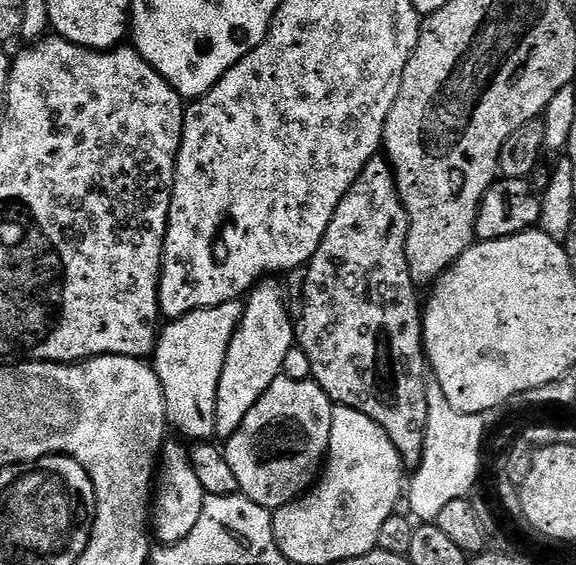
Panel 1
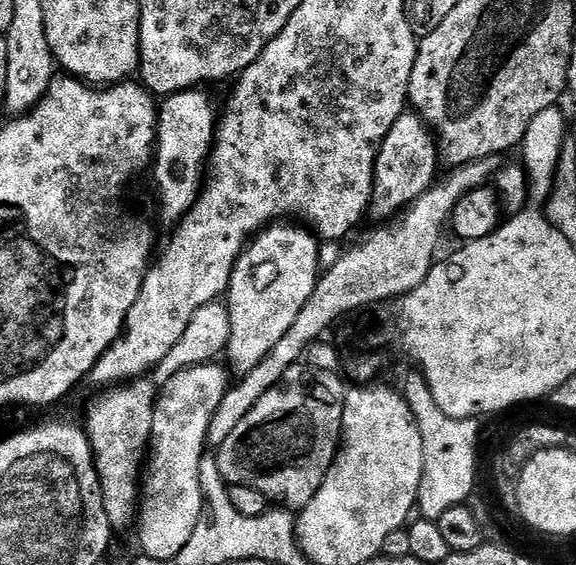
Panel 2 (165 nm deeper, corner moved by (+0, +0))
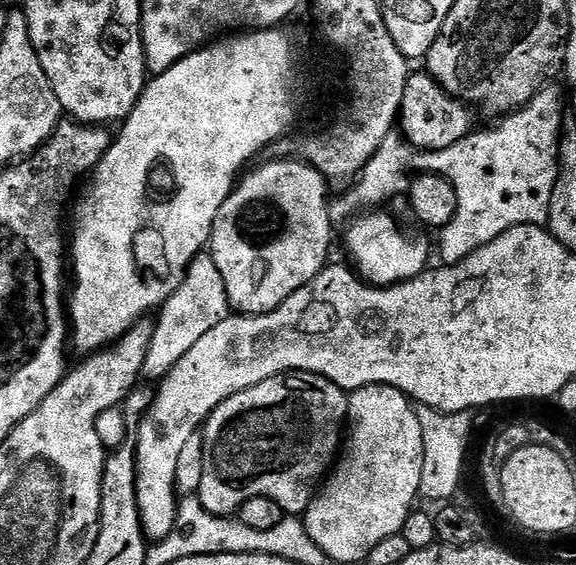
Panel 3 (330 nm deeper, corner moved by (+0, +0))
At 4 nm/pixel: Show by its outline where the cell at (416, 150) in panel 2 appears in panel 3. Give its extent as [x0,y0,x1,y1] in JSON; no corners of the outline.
[398,70,473,151]

